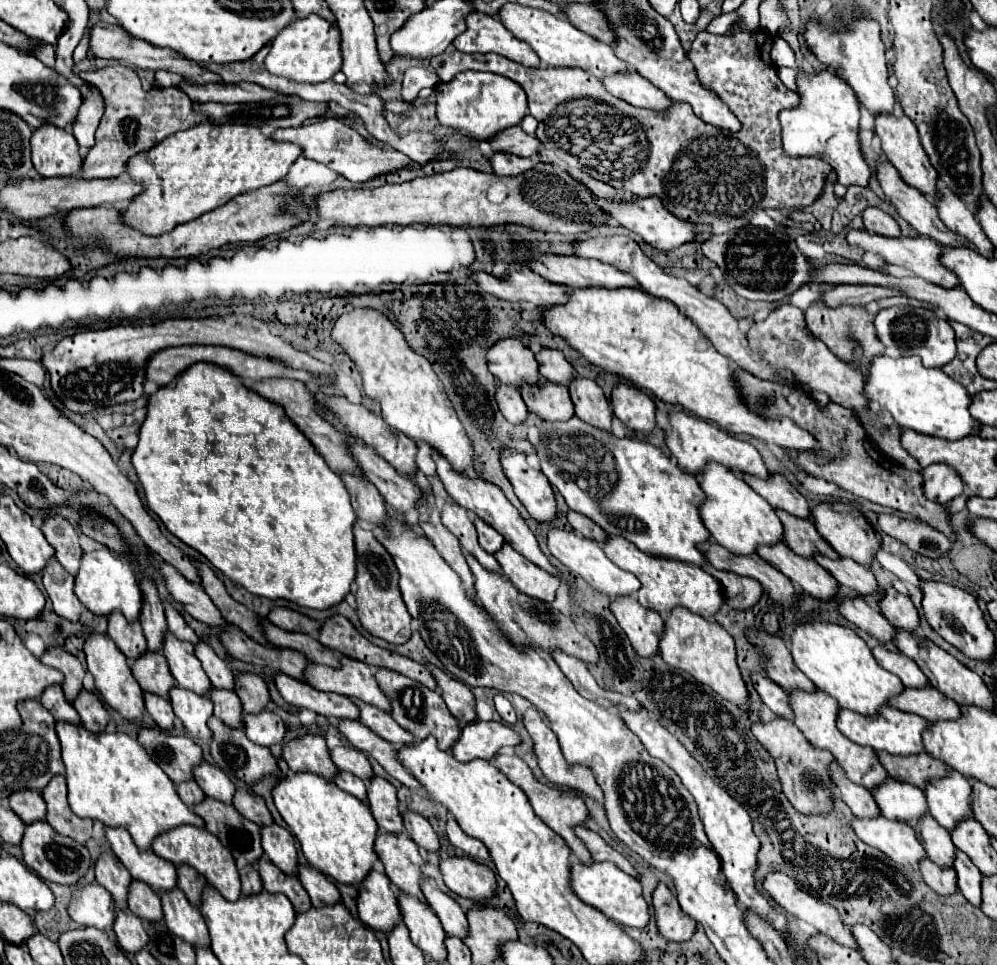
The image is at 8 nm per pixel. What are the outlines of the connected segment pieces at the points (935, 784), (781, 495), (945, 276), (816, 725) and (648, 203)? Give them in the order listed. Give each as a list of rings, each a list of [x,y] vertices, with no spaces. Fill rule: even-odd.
[[[949,770],[945,778],[931,780],[925,788],[929,814],[947,830],[955,830],[955,826],[971,816],[971,780],[961,776],[959,772]]]
[[[743,476],[743,480],[759,494],[763,496],[773,508],[785,510],[793,516],[801,516],[803,520],[811,520],[811,506],[803,494],[799,494],[785,478],[771,476],[769,480]]]
[[[859,228],[859,230],[849,230],[847,232],[847,242],[849,246],[853,248],[861,248],[865,252],[875,252],[879,254],[887,264],[893,264],[893,266],[901,266],[901,268],[907,268],[911,270],[915,276],[931,282],[931,284],[937,284],[937,286],[943,286],[943,288],[953,288],[959,284],[957,276],[953,272],[949,272],[947,268],[943,268],[939,264],[939,244],[931,238],[925,238],[925,236],[917,236],[917,238],[907,238],[907,236],[901,236],[901,238],[887,238],[887,236],[879,236],[879,234],[871,234],[871,232],[865,232],[865,228]]]
[[[817,690],[815,694],[793,692],[793,694],[789,694],[789,698],[791,698],[793,712],[795,712],[793,722],[797,724],[797,728],[807,736],[807,740],[809,740],[811,744],[815,744],[815,748],[829,750],[829,752],[835,756],[835,760],[839,762],[839,766],[845,770],[845,774],[847,774],[847,778],[849,778],[851,782],[855,782],[855,784],[859,784],[859,786],[863,786],[863,788],[867,788],[867,790],[873,790],[873,788],[877,788],[879,784],[883,784],[883,782],[889,780],[887,770],[879,764],[877,752],[871,752],[871,748],[859,748],[857,744],[851,744],[851,740],[847,740],[847,738],[839,732],[835,720],[837,720],[837,716],[839,716],[839,710],[841,710],[841,708],[839,708],[839,704],[837,704],[835,698],[831,698],[829,694],[825,694],[825,692],[821,692],[821,690]]]
[[[651,196],[651,198],[639,198],[639,200],[633,200],[633,202],[625,202],[625,204],[619,204],[619,206],[603,206],[603,210],[613,216],[613,218],[619,218],[621,226],[629,228],[631,232],[639,234],[645,242],[649,242],[651,246],[659,248],[659,250],[673,250],[689,240],[695,238],[695,232],[691,228],[689,222],[683,222],[679,218],[675,218],[669,210],[663,208],[661,200],[657,196]]]

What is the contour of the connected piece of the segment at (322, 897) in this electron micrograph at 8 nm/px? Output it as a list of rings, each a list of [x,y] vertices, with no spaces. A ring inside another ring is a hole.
[[[299,866],[299,880],[301,880],[303,888],[307,890],[307,894],[311,896],[311,904],[315,908],[323,908],[323,906],[341,902],[341,894],[339,894],[337,886],[333,882],[329,882],[319,870]]]

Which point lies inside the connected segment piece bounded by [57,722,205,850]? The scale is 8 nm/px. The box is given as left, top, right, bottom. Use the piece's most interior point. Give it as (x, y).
(110, 778)

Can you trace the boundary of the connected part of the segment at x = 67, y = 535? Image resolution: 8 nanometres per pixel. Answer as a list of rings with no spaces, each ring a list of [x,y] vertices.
[[[61,516],[47,518],[43,524],[43,534],[55,548],[57,562],[75,576],[75,572],[79,570],[79,560],[83,558],[83,548],[79,544],[79,534],[71,526],[71,522]]]

